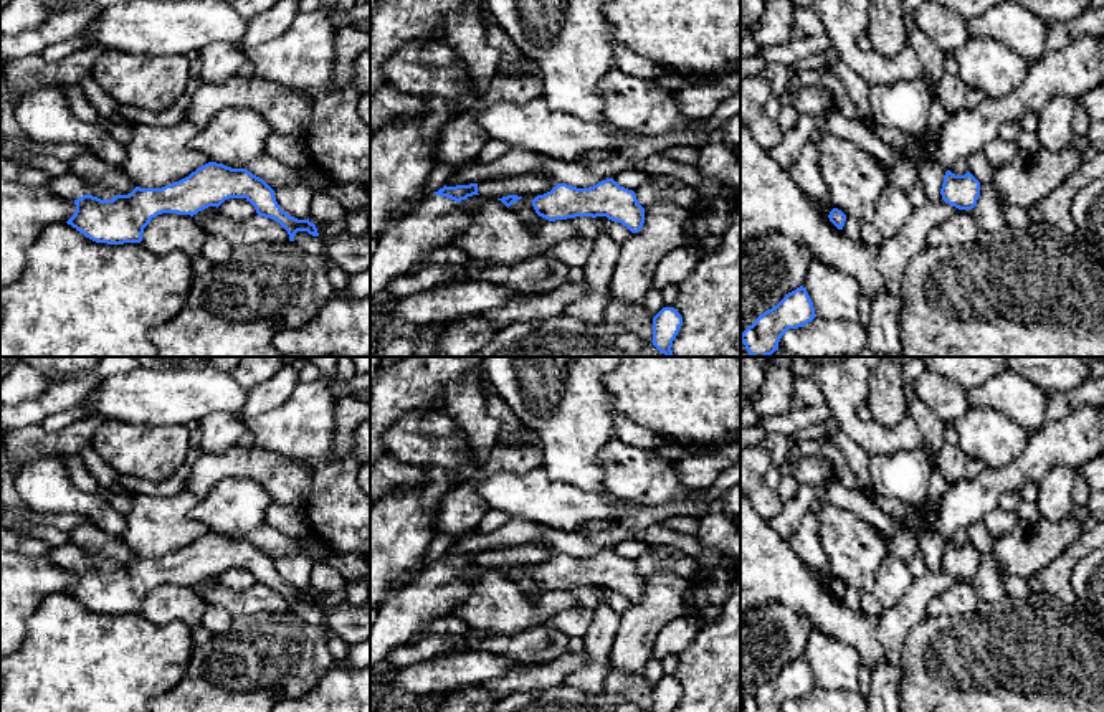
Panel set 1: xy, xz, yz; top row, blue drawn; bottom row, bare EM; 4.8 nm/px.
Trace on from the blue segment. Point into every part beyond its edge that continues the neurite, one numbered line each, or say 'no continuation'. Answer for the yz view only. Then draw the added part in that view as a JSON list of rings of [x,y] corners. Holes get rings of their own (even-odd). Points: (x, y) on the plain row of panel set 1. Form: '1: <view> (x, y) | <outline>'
no continuation

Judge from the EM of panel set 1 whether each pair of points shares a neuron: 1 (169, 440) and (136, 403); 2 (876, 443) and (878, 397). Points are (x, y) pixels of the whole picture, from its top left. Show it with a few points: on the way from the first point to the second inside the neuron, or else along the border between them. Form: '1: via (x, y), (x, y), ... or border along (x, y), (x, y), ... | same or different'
1: border along (119, 420), (129, 425), (185, 427) | different
2: border along (908, 405), (891, 427), (873, 420) | different

